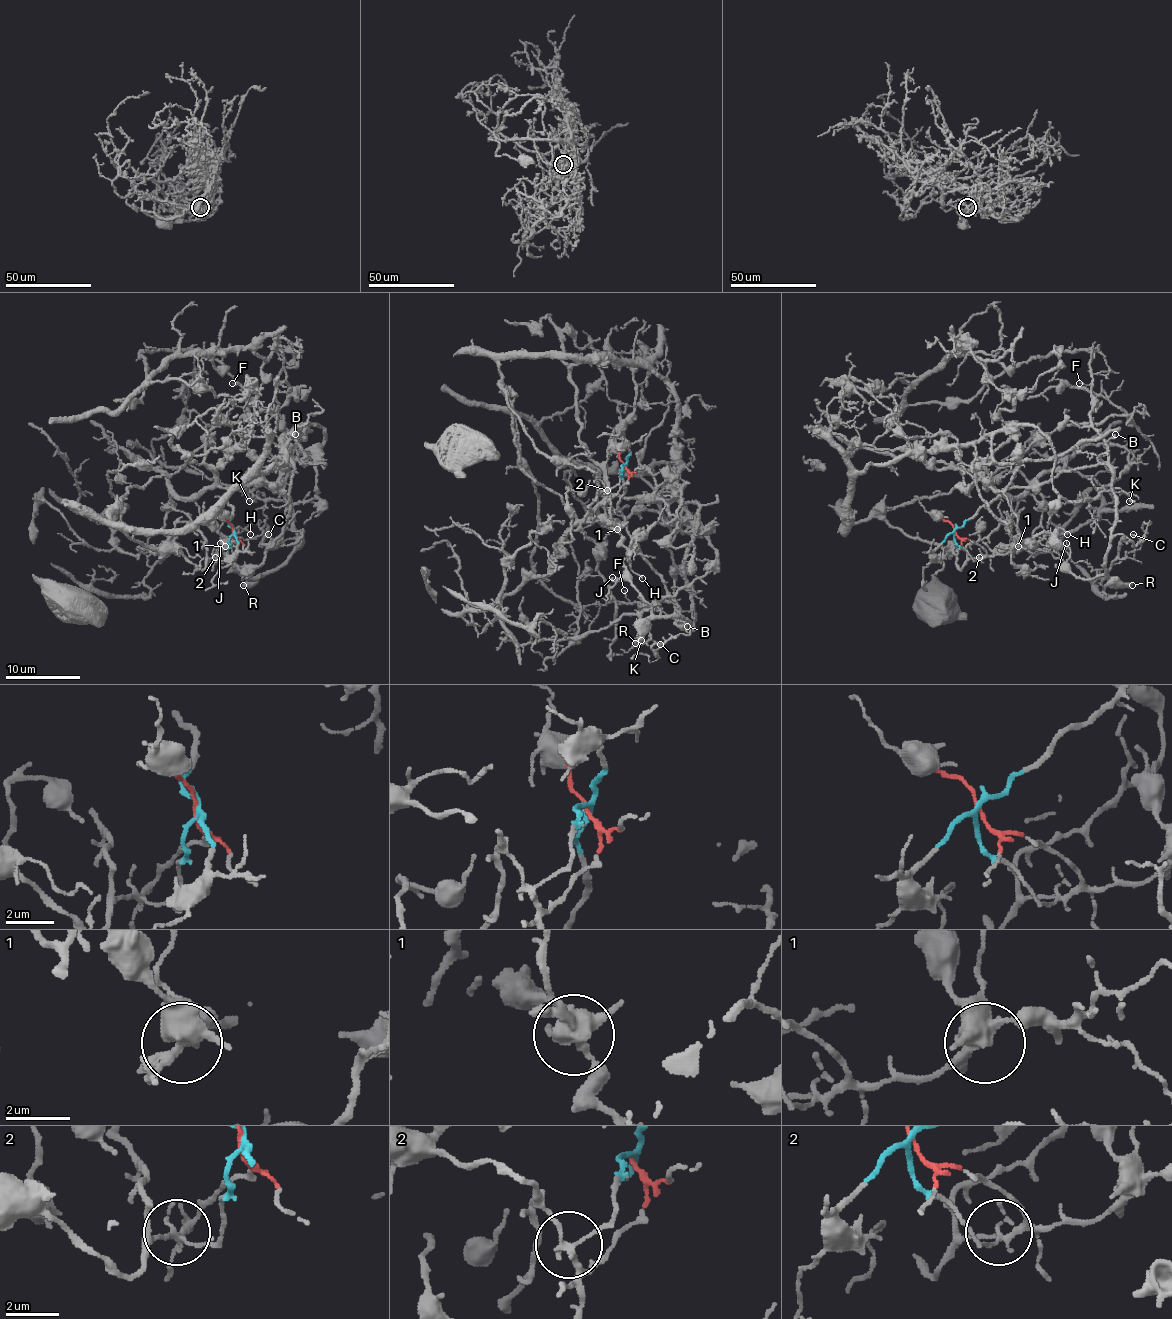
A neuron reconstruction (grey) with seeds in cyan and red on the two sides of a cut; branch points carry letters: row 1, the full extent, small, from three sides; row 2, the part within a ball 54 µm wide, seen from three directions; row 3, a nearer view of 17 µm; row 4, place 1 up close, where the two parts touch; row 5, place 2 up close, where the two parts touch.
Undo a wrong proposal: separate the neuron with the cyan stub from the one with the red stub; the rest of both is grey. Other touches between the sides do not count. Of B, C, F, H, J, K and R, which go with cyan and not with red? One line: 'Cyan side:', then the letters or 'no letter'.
Cyan side: B, C, F, J, R

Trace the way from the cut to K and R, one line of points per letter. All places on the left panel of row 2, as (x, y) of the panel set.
K: (232, 531), (204, 568), (106, 522), (189, 529), (318, 424), (316, 494), (248, 501)
R: (233, 531), (226, 494), (288, 464), (284, 495), (297, 535), (295, 551), (280, 566), (243, 585)

